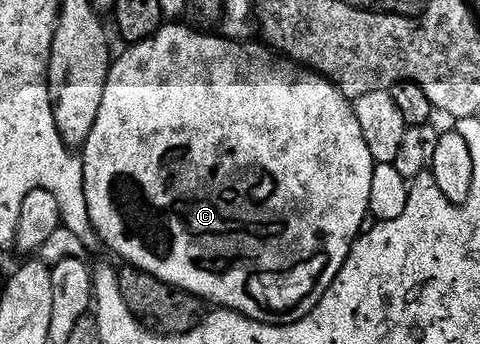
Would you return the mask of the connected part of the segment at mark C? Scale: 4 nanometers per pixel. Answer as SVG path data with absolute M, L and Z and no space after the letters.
M167 23L167 24L164 24L164 26L163 26L163 28L162 28L162 29L158 29L158 31L157 31L157 32L155 32L155 34L154 34L154 35L152 35L152 36L151 36L151 37L150 37L150 38L149 38L149 39L145 39L145 40L144 40L144 41L136 41L136 42L134 42L134 44L132 44L132 45L131 45L131 46L130 46L130 47L127 47L127 50L125 50L125 51L124 51L124 53L123 53L123 54L121 54L121 55L120 55L120 57L119 57L119 54L118 54L118 56L116 56L116 57L115 57L115 58L114 58L114 60L112 60L112 63L111 63L111 70L110 70L110 71L109 71L109 79L108 79L108 80L107 80L107 82L106 82L106 83L105 83L105 99L101 99L101 111L97 111L97 123L93 123L93 131L92 131L92 132L91 132L91 134L90 134L90 135L89 135L89 139L88 139L88 140L87 140L87 143L86 143L86 145L84 145L84 146L82 146L82 149L81 149L81 156L82 156L82 159L83 159L83 170L84 170L84 171L85 171L85 199L86 199L86 200L87 200L87 202L88 202L88 203L89 203L89 219L93 219L93 227L94 227L94 228L95 228L95 230L97 230L97 231L98 231L98 233L99 233L99 237L100 237L100 239L102 239L102 241L103 241L103 243L104 243L104 246L106 246L106 248L107 248L107 249L108 249L108 250L109 250L109 249L110 249L110 248L111 248L111 249L112 249L112 251L113 251L113 252L115 252L115 253L116 253L116 255L117 255L117 256L119 256L119 257L124 257L124 259L125 259L125 260L127 260L127 261L124 261L124 262L126 262L126 264L127 264L127 265L128 265L128 266L131 266L131 267L134 267L134 268L137 268L137 269L140 269L140 270L141 270L141 271L145 271L145 272L146 272L146 273L148 273L148 274L149 274L149 275L153 275L153 276L154 276L154 277L156 277L156 278L157 278L157 279L161 279L161 280L162 280L162 281L164 281L164 282L165 282L165 283L169 283L169 284L170 284L170 285L176 285L176 286L177 286L177 288L179 288L179 289L183 289L183 290L184 290L184 291L186 291L186 292L187 292L187 293L192 293L192 294L193 294L193 295L194 295L194 296L195 296L195 297L201 297L201 298L203 298L203 300L204 300L204 302L207 302L207 303L210 303L210 304L211 304L211 301L212 301L212 303L213 303L213 304L215 304L215 305L212 305L212 306L215 306L215 307L222 307L222 308L224 308L224 309L230 309L230 310L231 310L231 312L233 312L233 313L242 313L242 314L243 314L243 316L245 316L245 317L248 317L248 318L249 318L249 319L253 319L253 320L254 320L254 321L260 321L260 322L261 322L261 323L265 323L265 324L266 324L266 325L292 325L292 323L294 323L294 321L300 321L300 320L301 320L301 319L302 319L302 318L303 318L303 317L307 317L307 316L308 316L308 315L310 315L310 314L311 314L311 312L312 312L312 311L313 311L313 310L314 310L314 309L315 309L315 308L316 308L316 307L317 307L317 303L318 303L318 302L319 302L319 300L321 300L321 298L322 298L322 297L323 297L323 296L324 296L324 295L325 295L325 291L326 291L326 290L327 290L327 288L328 288L328 287L329 287L329 286L331 286L331 285L332 285L332 281L333 281L333 279L335 279L335 278L336 278L336 277L337 277L337 275L338 275L338 274L339 274L339 273L340 273L340 271L341 271L341 267L343 267L343 266L344 266L344 263L345 263L345 259L347 259L347 258L348 258L348 255L350 255L350 253L351 253L351 249L352 249L352 247L353 247L353 245L354 245L354 244L355 244L355 240L356 240L356 238L357 238L357 237L358 237L358 236L360 236L360 233L361 233L361 232L362 232L362 229L363 229L363 228L364 228L364 225L363 225L363 223L364 223L364 221L365 221L365 219L366 219L366 220L367 220L367 218L368 218L368 215L369 215L369 212L370 212L370 209L369 209L369 207L368 207L368 205L369 205L369 194L370 194L370 192L371 192L371 190L372 190L372 181L373 181L373 171L374 171L374 170L375 170L375 167L376 167L376 163L375 163L375 161L374 161L374 160L373 160L373 159L372 159L372 155L371 155L371 154L370 154L370 152L369 152L369 147L368 147L368 144L367 144L367 142L366 142L366 141L365 141L365 137L364 137L364 136L363 136L363 134L362 134L362 132L361 132L361 125L360 125L360 124L359 124L359 122L358 122L358 120L357 120L357 115L356 115L356 111L355 111L355 106L354 106L354 102L353 102L353 101L352 101L352 100L351 100L351 99L350 99L350 98L348 98L348 97L346 97L346 96L344 96L344 94L343 94L343 93L342 93L342 91L341 91L341 90L340 90L340 89L338 89L338 88L336 88L336 86L335 86L335 85L334 85L334 84L332 84L332 82L331 82L331 81L329 81L329 80L328 80L328 79L327 79L327 78L326 78L326 77L320 77L320 76L318 76L318 75L316 75L316 74L315 74L315 73L314 73L314 72L311 72L311 71L308 71L308 70L307 70L307 69L306 69L306 68L303 68L303 67L300 67L300 66L299 66L299 65L298 65L298 64L296 64L296 62L294 62L294 61L292 61L292 60L290 60L290 59L288 59L288 58L287 58L287 57L286 57L286 56L283 56L283 55L280 55L280 54L279 54L279 53L278 53L278 52L275 52L275 51L272 51L272 50L271 50L271 49L270 49L270 48L268 48L268 46L267 46L267 45L266 45L266 44L263 44L263 43L258 43L258 44L259 44L259 45L247 45L247 44L251 44L251 43L244 43L244 42L243 42L243 41L242 41L242 40L239 40L239 39L232 39L232 38L230 38L230 37L225 37L225 36L222 36L222 35L216 35L216 34L215 34L215 33L214 33L214 32L211 32L211 31L196 31L196 30L195 30L195 29L194 29L194 28L191 28L191 26L190 26L190 25L188 25L188 24L186 24L186 23Z

